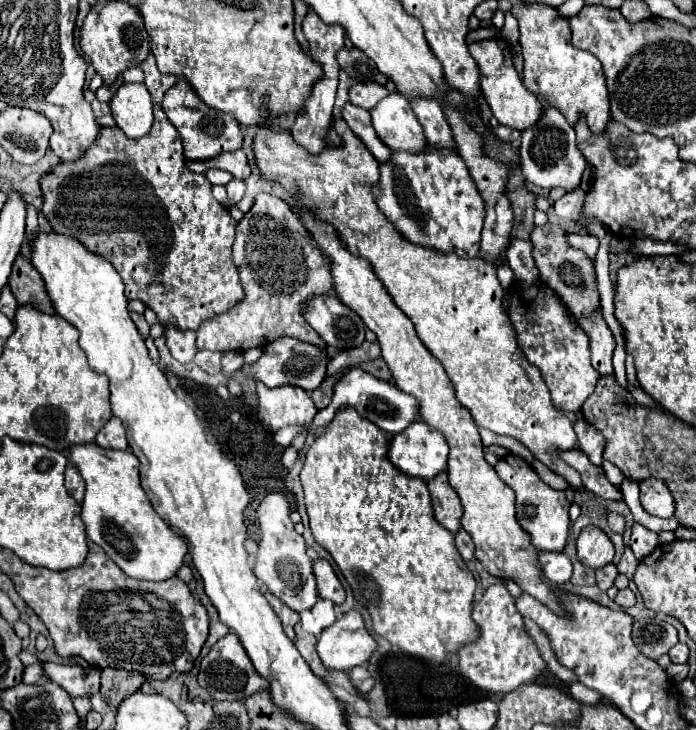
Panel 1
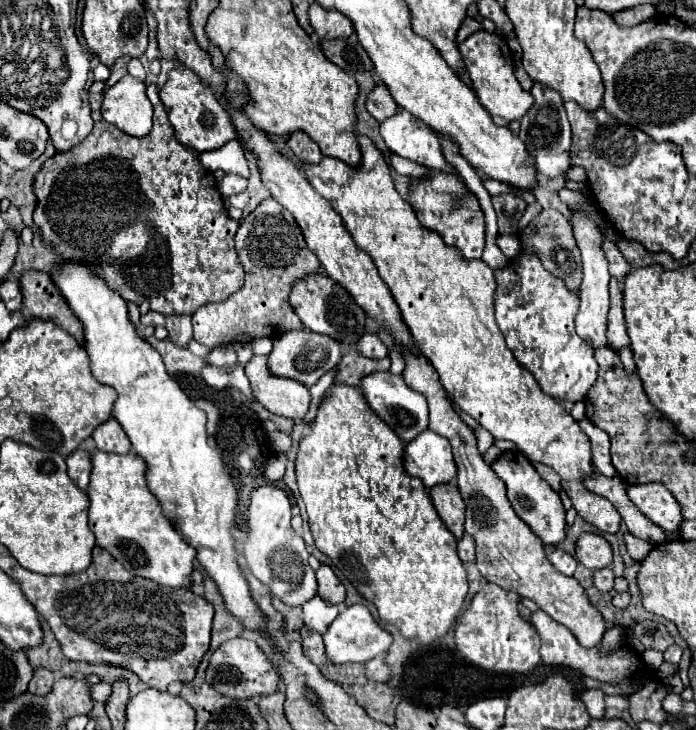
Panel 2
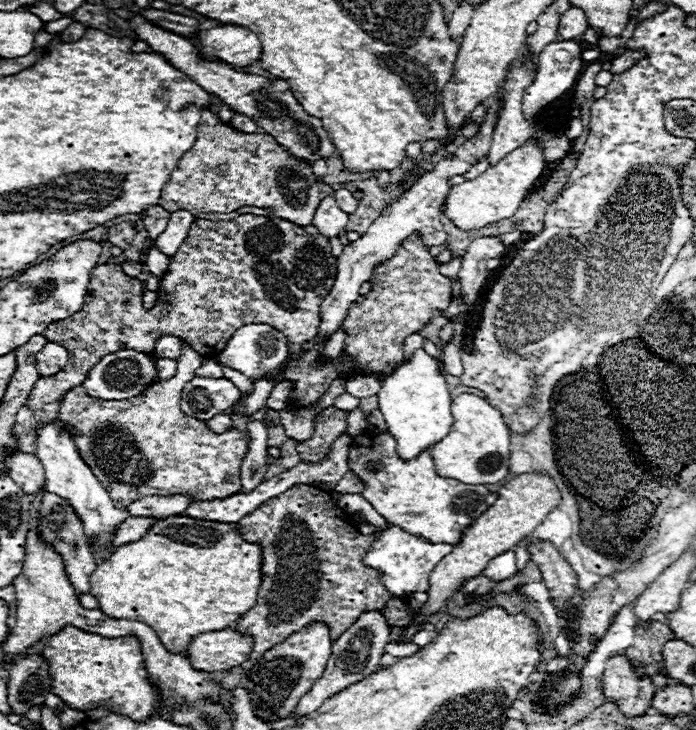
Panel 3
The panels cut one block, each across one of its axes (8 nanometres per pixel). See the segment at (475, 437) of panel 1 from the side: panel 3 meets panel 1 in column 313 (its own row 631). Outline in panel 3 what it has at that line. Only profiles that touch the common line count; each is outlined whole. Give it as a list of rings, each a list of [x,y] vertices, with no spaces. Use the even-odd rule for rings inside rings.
[[[228,628],[194,636],[186,654],[192,668],[200,672],[222,672],[246,662],[250,658],[252,644],[250,636]]]

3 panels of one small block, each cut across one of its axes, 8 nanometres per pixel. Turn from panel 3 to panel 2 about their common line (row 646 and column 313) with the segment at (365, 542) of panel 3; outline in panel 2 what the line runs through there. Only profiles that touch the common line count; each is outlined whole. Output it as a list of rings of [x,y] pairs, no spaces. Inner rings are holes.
[[[274,198],[264,200],[248,214],[236,232],[236,252],[244,266],[246,278],[238,292],[220,304],[206,304],[192,314],[194,340],[210,350],[230,342],[252,342],[254,338],[274,338],[286,330],[302,330],[304,324],[292,312],[288,294],[298,278],[318,272],[320,262],[308,250],[302,230],[292,214]]]

